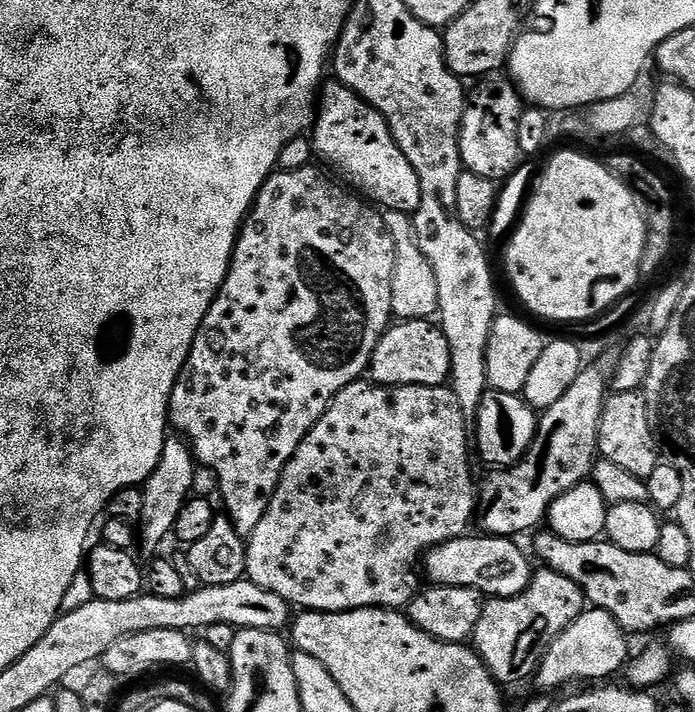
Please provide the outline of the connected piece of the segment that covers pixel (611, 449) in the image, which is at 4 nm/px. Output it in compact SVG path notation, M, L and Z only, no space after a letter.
M613 391L604 402L602 418L598 426L598 449L603 459L622 466L634 478L648 480L656 472L658 461L658 445L656 435L650 426L650 410L646 406L643 391L617 392Z

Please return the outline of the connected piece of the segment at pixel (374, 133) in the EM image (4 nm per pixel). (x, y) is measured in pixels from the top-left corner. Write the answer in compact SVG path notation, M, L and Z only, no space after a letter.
M325 83L318 93L314 131L310 136L315 155L319 159L321 156L329 164L327 167L333 173L341 172L344 175L343 183L351 186L361 197L367 198L373 205L384 210L400 211L407 214L416 212L418 202L422 202L422 186L418 182L418 174L414 174L414 166L410 166L406 154L402 154L398 142L394 142L382 114L378 114L378 110L370 107L365 100L358 94L354 94L354 90L350 90L345 84L331 83Z

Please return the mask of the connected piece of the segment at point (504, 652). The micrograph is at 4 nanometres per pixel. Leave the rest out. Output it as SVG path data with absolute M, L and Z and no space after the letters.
M541 567L522 594L509 600L492 598L485 603L482 618L478 618L474 651L501 685L516 684L519 680L535 677L548 647L564 633L585 611L582 590L570 578Z

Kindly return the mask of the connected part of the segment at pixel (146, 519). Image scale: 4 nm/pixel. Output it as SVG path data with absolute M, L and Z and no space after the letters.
M183 438L172 439L165 439L164 449L158 458L158 466L154 474L150 474L150 478L142 485L144 493L138 527L140 527L140 544L144 547L148 558L155 557L159 553L156 551L163 546L164 539L175 533L178 514L182 514L182 506L190 499L191 492L188 491L191 490L192 483L196 480L198 464L192 455L188 441Z

